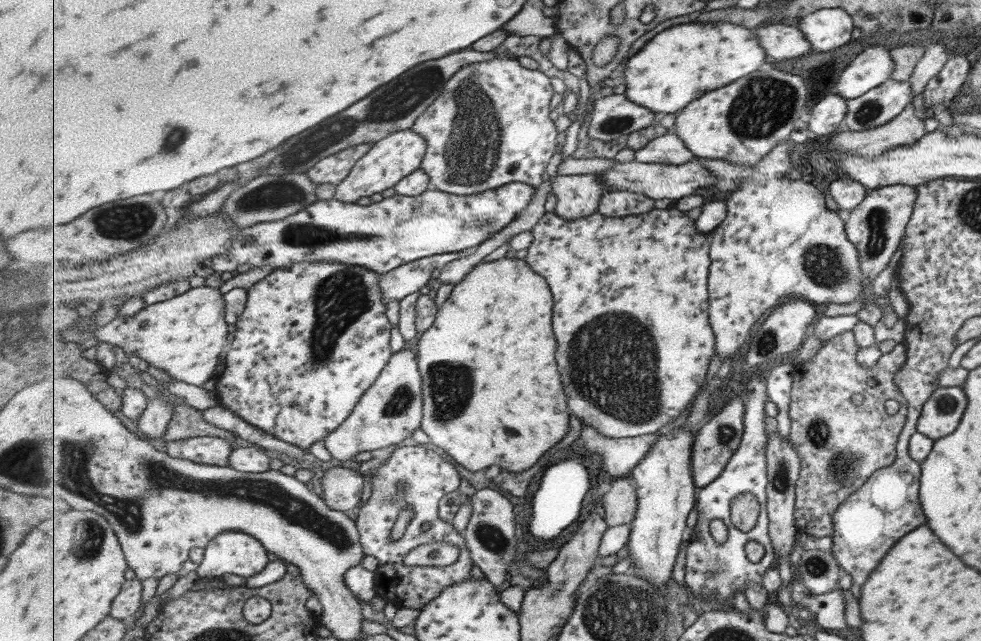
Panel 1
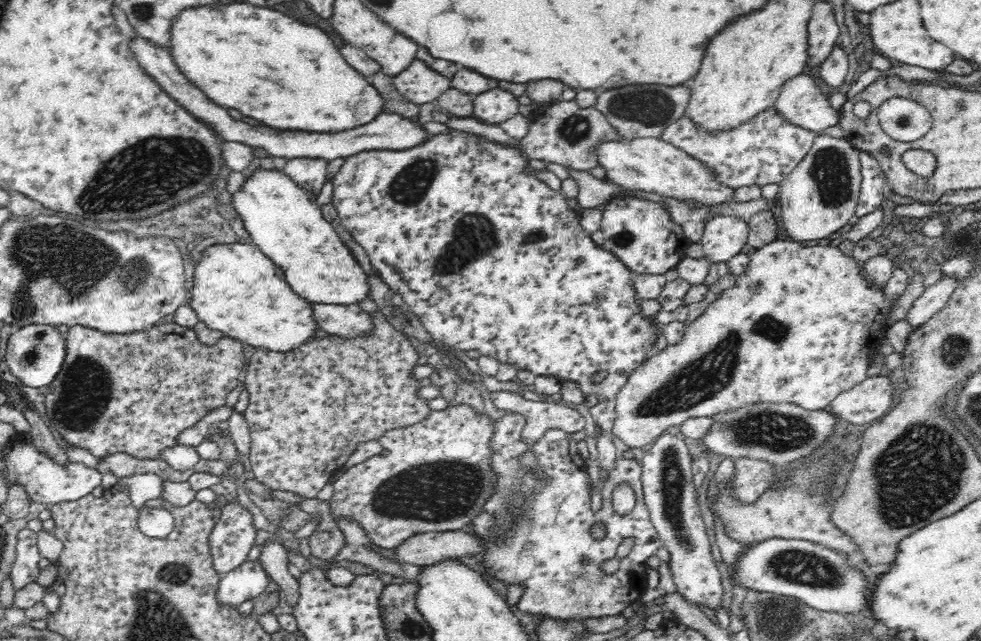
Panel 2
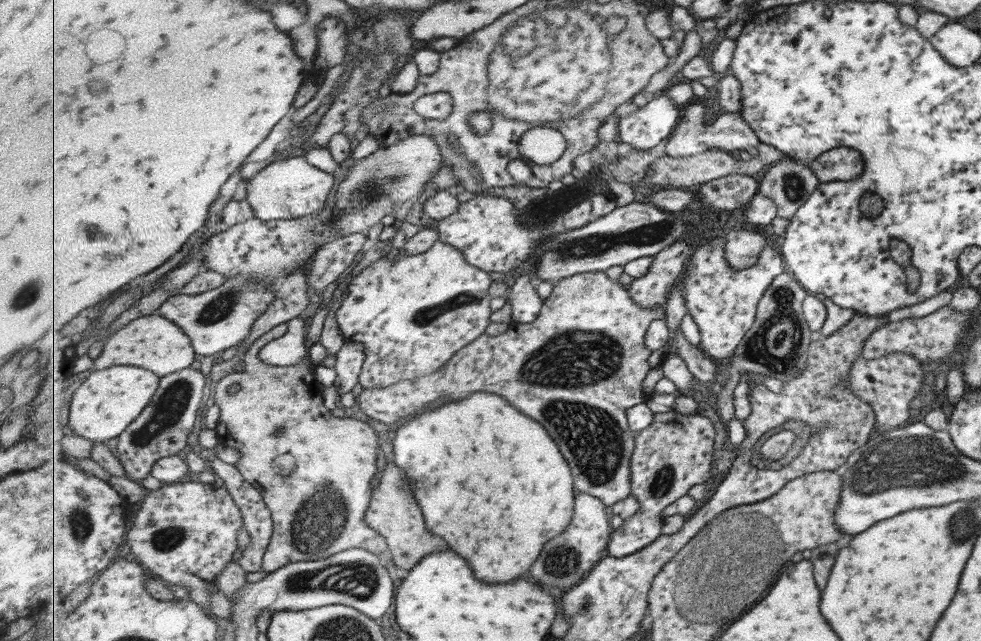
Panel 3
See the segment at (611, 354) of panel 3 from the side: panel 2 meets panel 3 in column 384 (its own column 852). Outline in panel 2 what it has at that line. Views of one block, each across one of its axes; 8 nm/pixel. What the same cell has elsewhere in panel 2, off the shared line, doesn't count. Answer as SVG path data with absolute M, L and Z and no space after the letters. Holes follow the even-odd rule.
M888 376L868 377L840 393L831 403L831 414L860 428L879 419L891 407L895 386Z

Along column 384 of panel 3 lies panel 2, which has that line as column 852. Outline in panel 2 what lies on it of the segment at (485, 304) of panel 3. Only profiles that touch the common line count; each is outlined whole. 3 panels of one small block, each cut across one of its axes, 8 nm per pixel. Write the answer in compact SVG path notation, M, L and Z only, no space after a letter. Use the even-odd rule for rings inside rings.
M778 239L768 243L766 246L756 249L756 252L750 254L749 257L750 264L744 274L736 277L734 288L722 294L722 297L716 300L694 325L687 326L686 338L680 344L676 344L676 347L667 346L659 354L650 358L644 368L636 370L628 384L616 396L614 400L616 411L614 431L626 446L630 446L630 448L648 446L668 428L679 426L689 418L702 418L702 416L714 418L716 414L731 413L734 410L750 408L751 405L789 404L808 411L824 410L840 393L850 390L868 378L866 371L872 362L872 355L877 352L884 341L888 327L887 320L890 318L895 302L889 302L885 297L884 290L874 287L872 282L860 274L856 259L842 253L838 247L821 244L802 246L790 239Z

